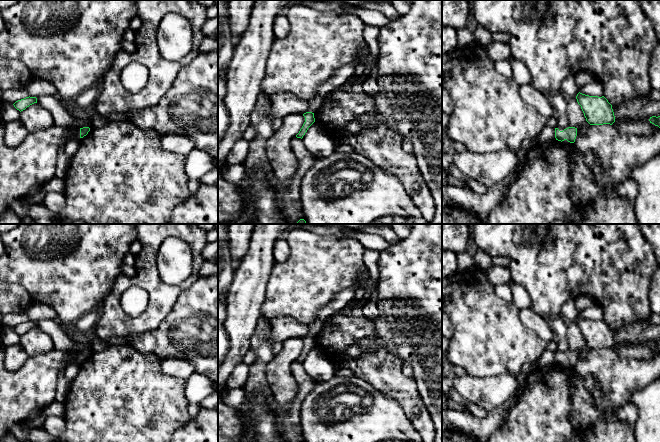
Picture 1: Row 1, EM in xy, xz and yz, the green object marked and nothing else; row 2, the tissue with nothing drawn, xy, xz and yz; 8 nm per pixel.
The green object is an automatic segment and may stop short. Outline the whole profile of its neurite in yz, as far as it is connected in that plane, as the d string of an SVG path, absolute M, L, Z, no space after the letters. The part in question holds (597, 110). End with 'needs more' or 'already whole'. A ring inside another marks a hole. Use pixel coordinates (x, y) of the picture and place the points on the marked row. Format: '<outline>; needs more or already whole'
M579 92L576 99L590 125L612 125L615 122L612 105L604 96L589 96Z; already whole

